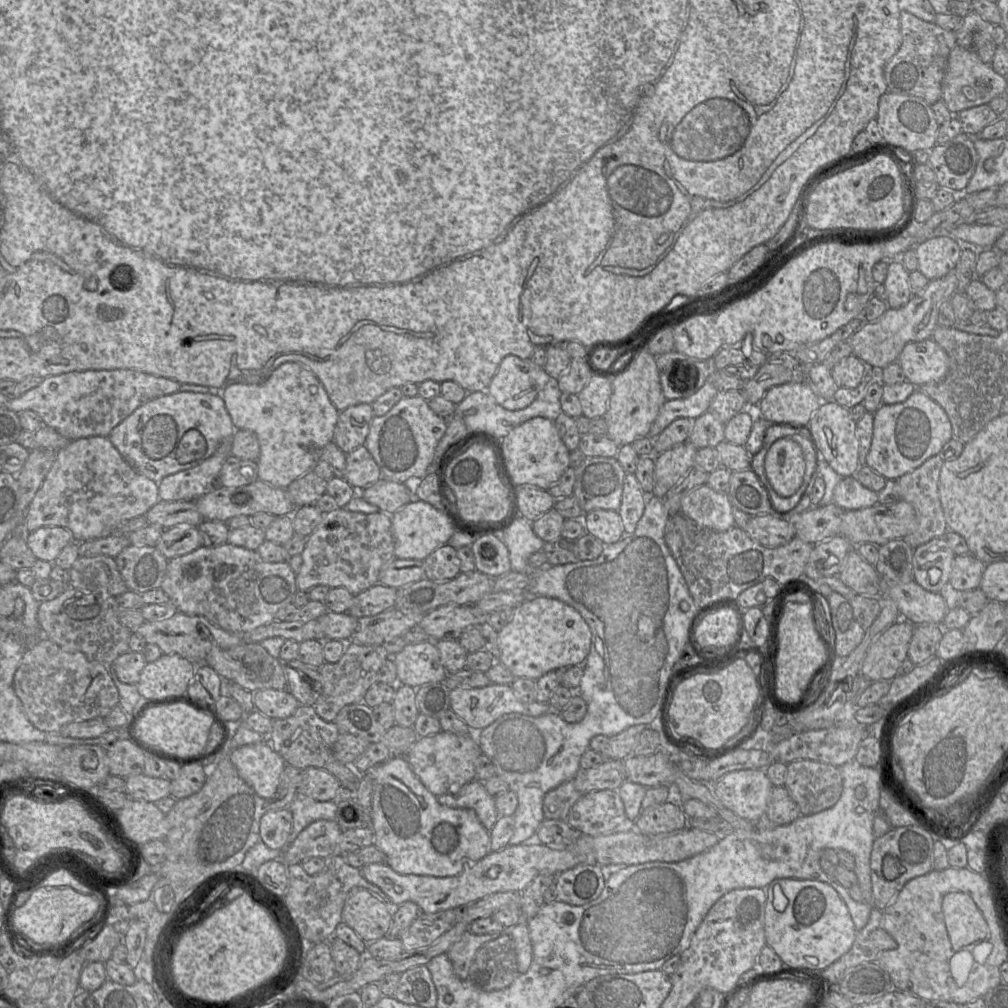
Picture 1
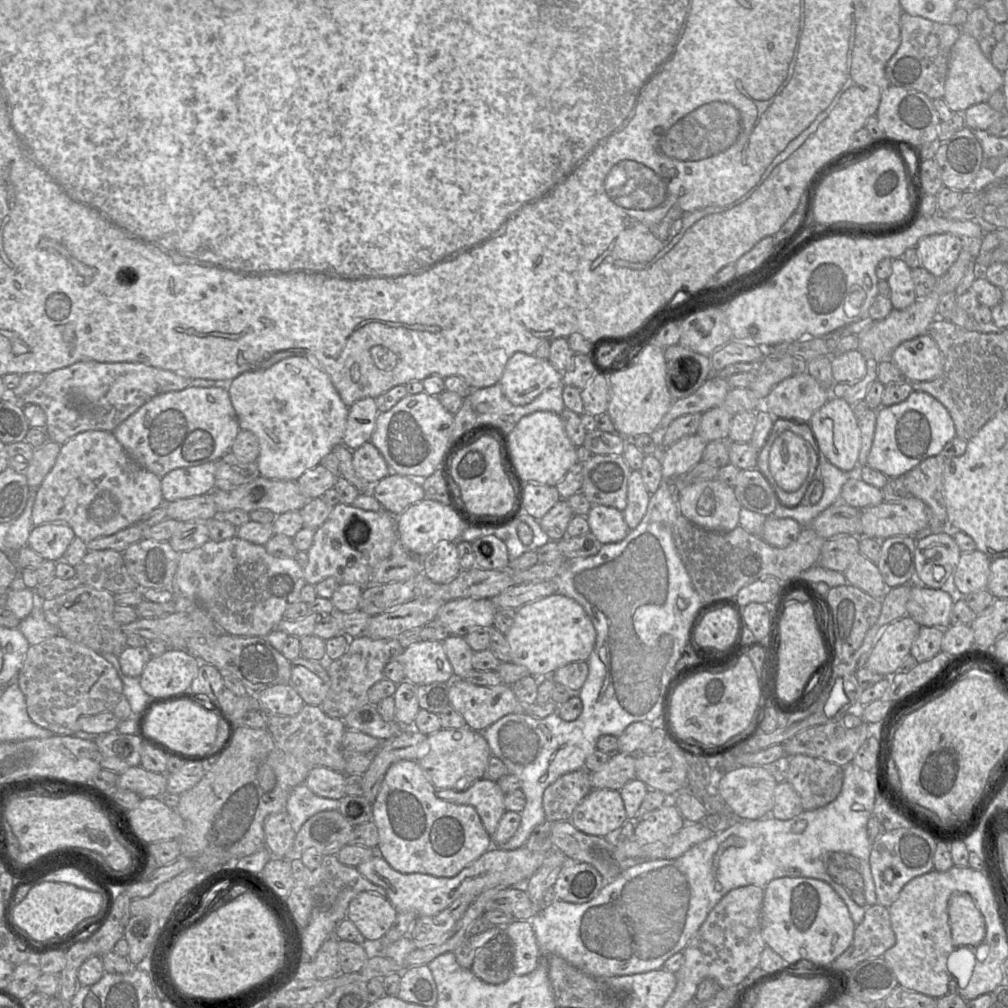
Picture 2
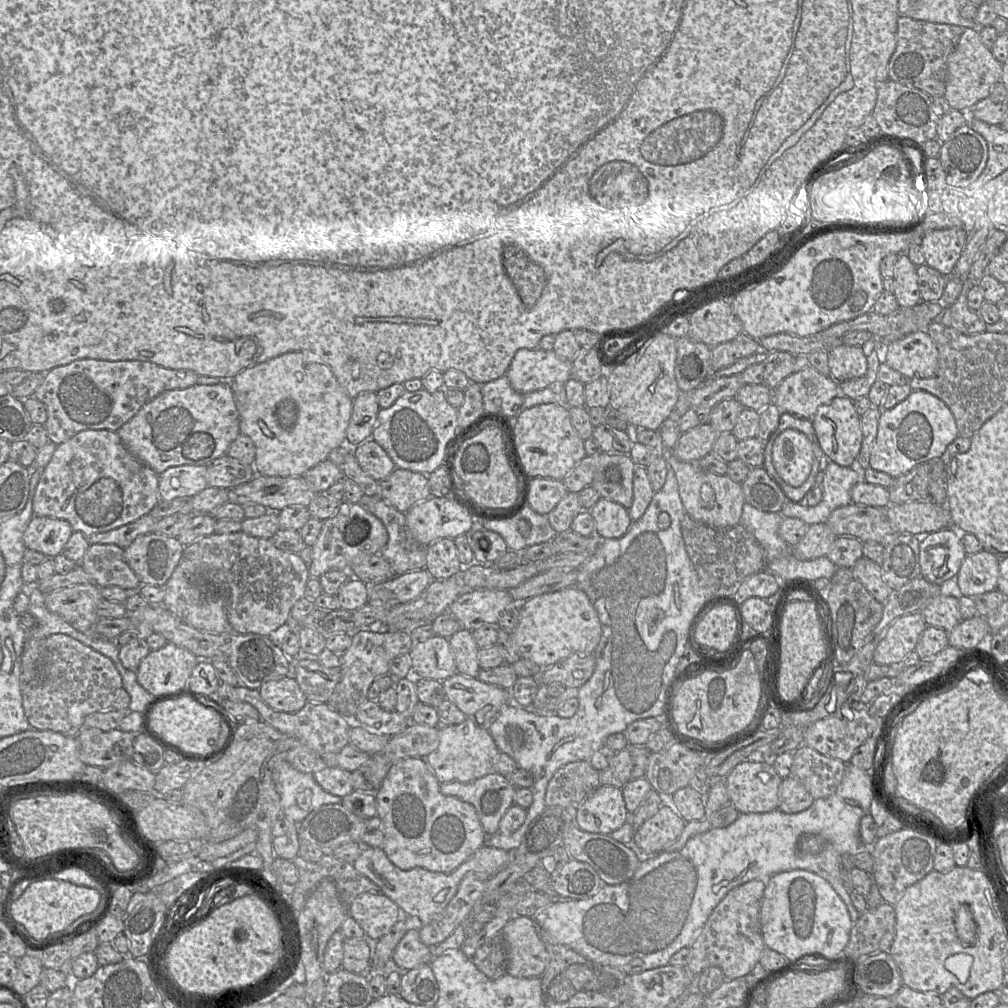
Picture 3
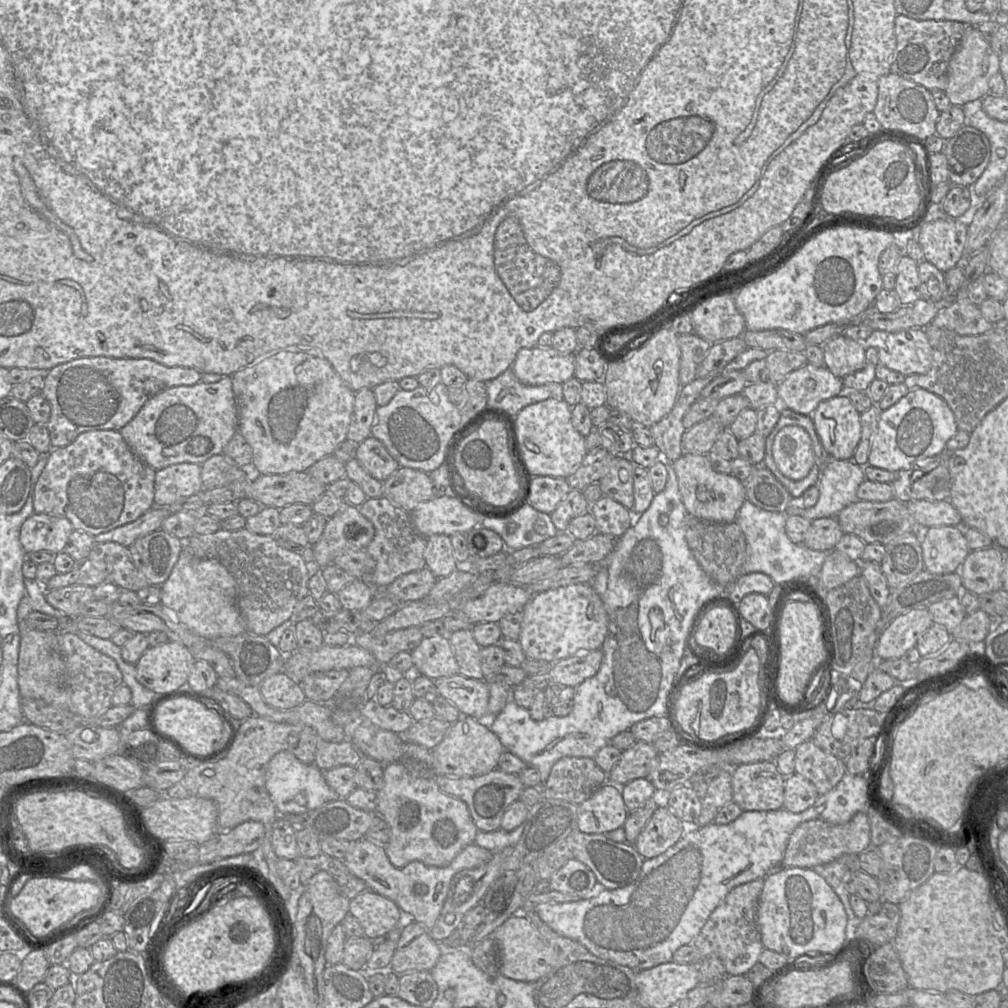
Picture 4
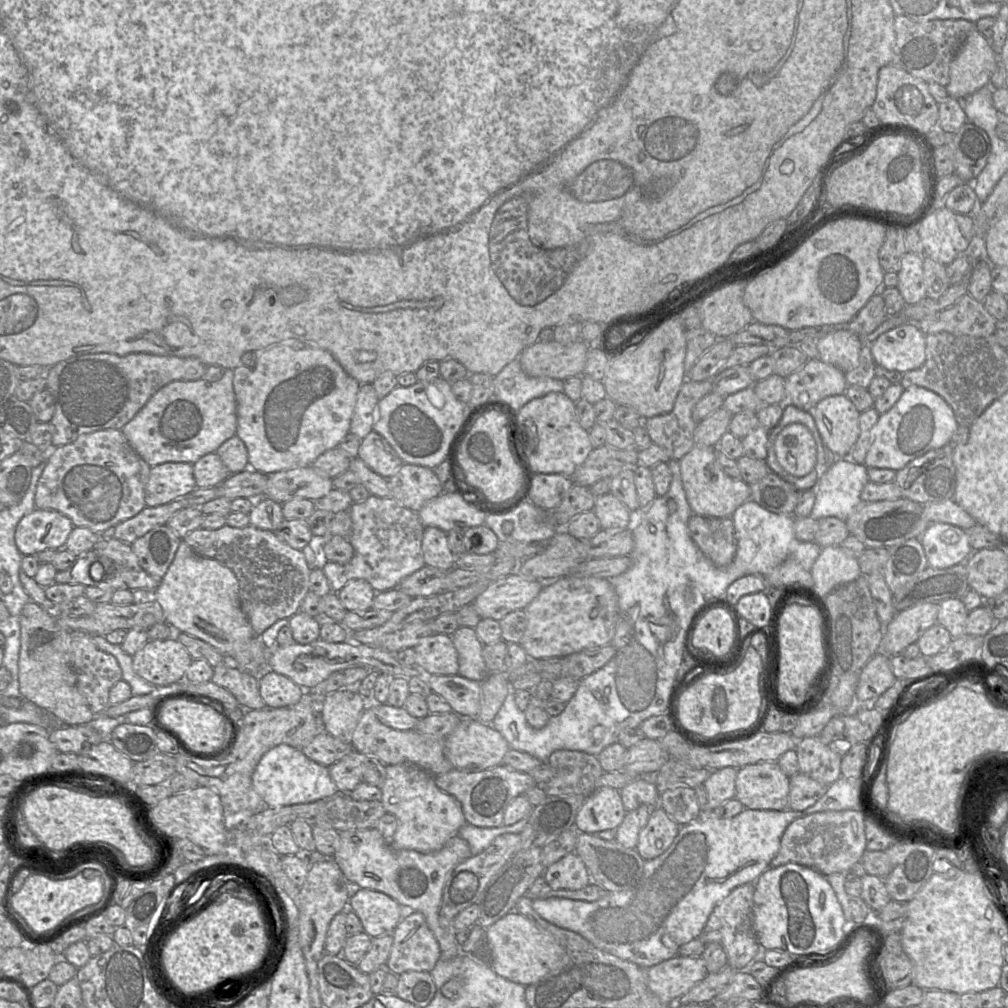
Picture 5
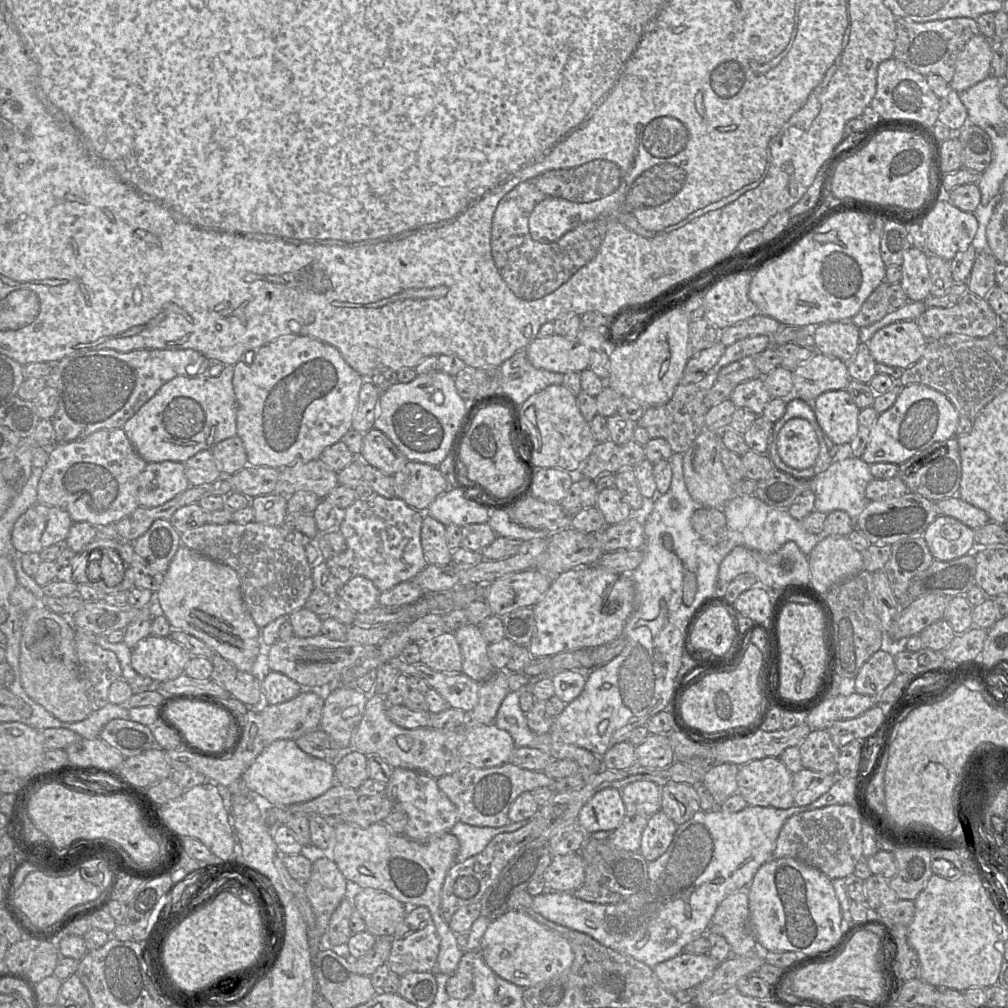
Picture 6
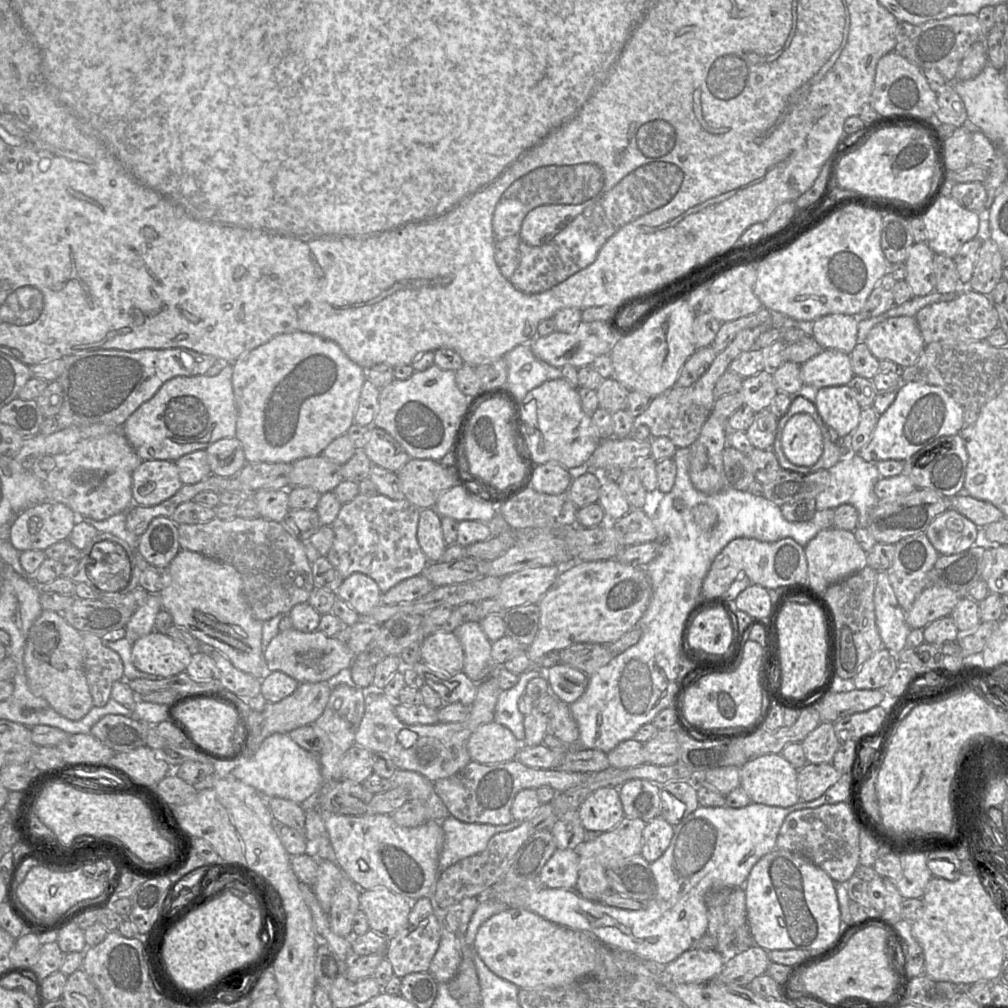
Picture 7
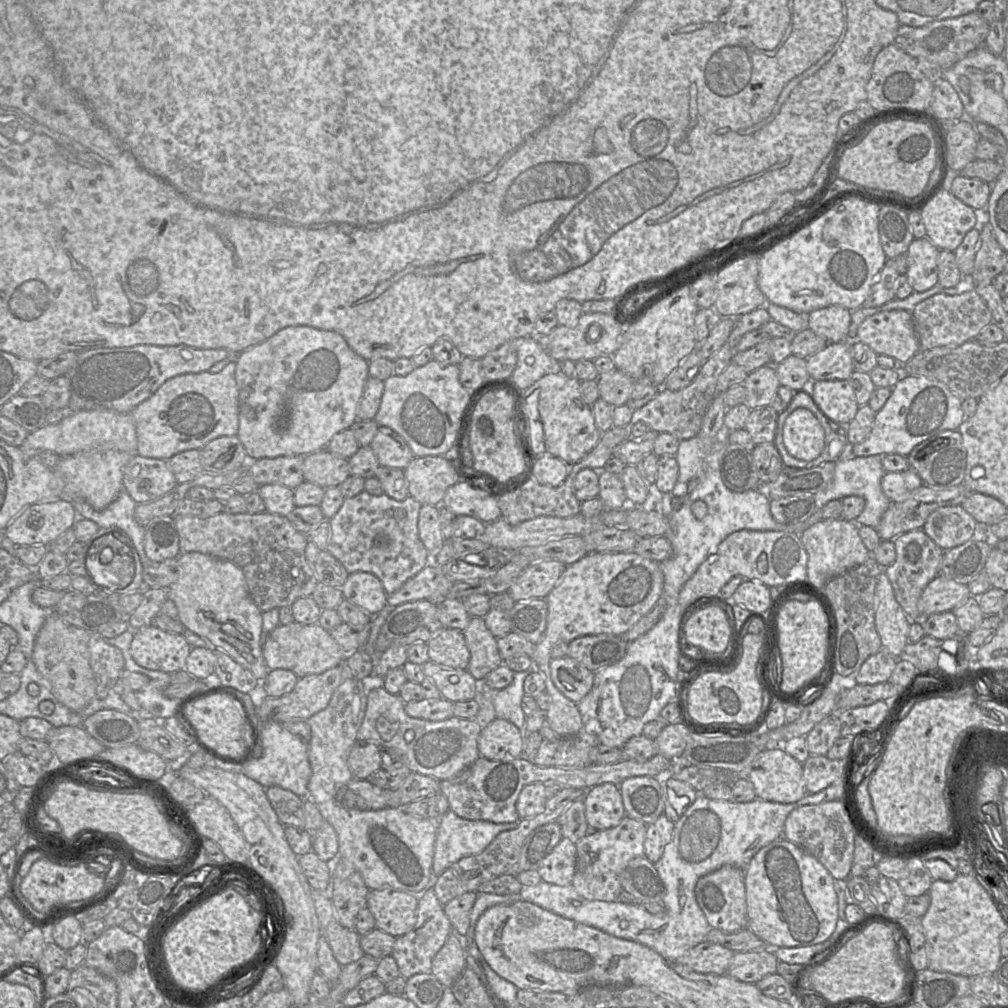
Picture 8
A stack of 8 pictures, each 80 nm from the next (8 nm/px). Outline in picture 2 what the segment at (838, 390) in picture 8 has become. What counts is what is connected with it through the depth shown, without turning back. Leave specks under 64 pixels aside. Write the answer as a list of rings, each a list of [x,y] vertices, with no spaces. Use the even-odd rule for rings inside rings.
[[[831,397],[808,421],[816,445],[823,455],[840,470],[852,472],[858,460],[861,437],[858,419],[850,404],[842,398]]]

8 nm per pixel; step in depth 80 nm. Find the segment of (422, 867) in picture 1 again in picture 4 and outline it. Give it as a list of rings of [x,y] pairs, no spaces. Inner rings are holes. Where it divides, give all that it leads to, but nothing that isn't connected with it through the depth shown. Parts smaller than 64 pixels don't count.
[[[401,760],[384,766],[384,785],[377,792],[377,814],[389,824],[391,837],[385,846],[390,862],[397,868],[405,867],[412,861],[427,866],[445,867],[468,845],[473,844],[478,829],[473,822],[466,803],[442,792],[431,767],[417,760]]]

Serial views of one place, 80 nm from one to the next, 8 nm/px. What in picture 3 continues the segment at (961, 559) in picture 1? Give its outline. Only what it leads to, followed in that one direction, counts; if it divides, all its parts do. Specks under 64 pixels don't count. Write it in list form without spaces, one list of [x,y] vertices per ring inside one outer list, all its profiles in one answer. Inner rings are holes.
[[[986,550],[966,555],[957,574],[962,595],[976,596],[997,589],[999,561]]]

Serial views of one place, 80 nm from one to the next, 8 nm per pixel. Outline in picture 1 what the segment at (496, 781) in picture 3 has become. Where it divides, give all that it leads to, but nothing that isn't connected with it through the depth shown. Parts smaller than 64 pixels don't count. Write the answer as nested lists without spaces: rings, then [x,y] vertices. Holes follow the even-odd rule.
[[[473,780],[465,784],[457,794],[444,794],[437,799],[440,804],[451,808],[473,809],[489,832],[499,818],[494,797],[487,792],[483,782]]]

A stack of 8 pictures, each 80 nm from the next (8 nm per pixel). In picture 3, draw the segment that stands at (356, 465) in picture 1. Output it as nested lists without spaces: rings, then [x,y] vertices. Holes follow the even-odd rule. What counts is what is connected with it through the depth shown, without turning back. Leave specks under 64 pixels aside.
[[[372,438],[352,447],[362,470],[376,481],[387,478],[396,468],[387,452]]]

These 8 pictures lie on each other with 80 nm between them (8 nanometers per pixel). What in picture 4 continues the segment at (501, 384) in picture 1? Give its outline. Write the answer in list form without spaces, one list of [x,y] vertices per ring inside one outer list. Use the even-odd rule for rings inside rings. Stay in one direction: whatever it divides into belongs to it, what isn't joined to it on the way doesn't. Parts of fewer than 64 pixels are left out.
[[[552,346],[522,348],[511,369],[516,378],[525,385],[563,384],[574,377],[575,354],[564,354]]]

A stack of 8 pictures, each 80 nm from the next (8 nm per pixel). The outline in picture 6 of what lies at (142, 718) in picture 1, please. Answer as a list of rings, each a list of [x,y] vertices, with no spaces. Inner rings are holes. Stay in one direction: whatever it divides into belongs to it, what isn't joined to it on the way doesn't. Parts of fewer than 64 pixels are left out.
[[[177,701],[166,708],[165,716],[200,750],[217,751],[231,742],[232,729],[227,713],[208,703]]]

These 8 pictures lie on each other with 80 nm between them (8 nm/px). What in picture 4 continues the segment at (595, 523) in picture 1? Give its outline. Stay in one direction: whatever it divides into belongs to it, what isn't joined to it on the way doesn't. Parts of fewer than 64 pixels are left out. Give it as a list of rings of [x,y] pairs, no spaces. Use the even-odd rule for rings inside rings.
[[[602,496],[590,507],[596,521],[596,533],[620,538],[631,526],[629,510],[610,497]]]

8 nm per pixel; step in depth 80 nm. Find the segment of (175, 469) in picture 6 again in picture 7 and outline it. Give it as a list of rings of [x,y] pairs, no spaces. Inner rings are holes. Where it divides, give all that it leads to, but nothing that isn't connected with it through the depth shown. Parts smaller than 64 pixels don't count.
[[[142,461],[132,474],[133,503],[154,506],[173,496],[183,483],[173,461]]]

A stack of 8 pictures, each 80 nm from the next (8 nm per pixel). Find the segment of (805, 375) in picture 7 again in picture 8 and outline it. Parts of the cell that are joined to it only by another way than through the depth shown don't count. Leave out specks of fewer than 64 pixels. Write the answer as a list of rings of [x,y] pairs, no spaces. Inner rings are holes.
[[[852,342],[828,343],[821,351],[806,359],[811,382],[820,380],[849,380],[854,372]]]

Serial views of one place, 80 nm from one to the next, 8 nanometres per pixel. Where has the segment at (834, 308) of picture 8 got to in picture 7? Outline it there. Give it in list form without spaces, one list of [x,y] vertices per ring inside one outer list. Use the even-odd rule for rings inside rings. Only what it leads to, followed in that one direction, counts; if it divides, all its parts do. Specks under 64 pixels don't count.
[[[829,314],[809,325],[811,335],[822,349],[850,355],[857,345],[858,319],[852,315]]]

